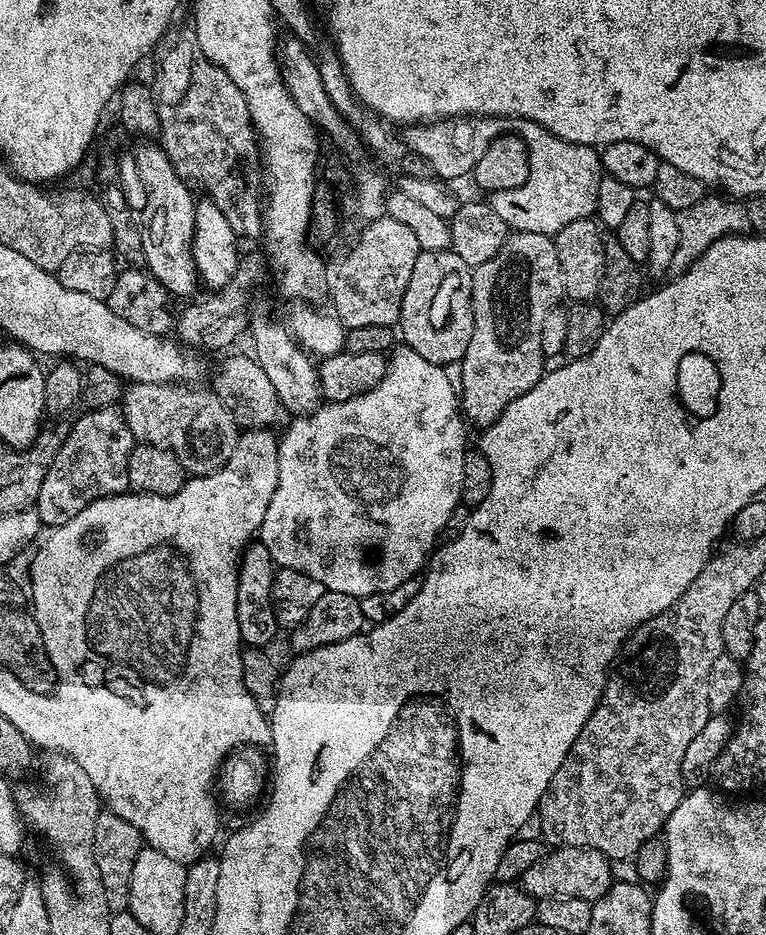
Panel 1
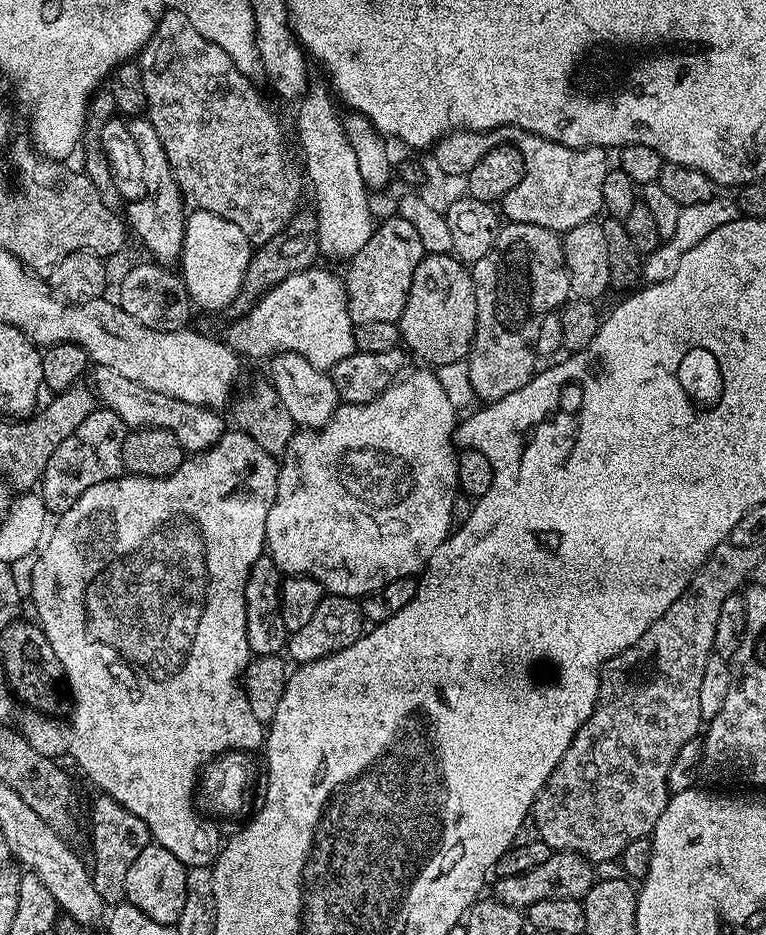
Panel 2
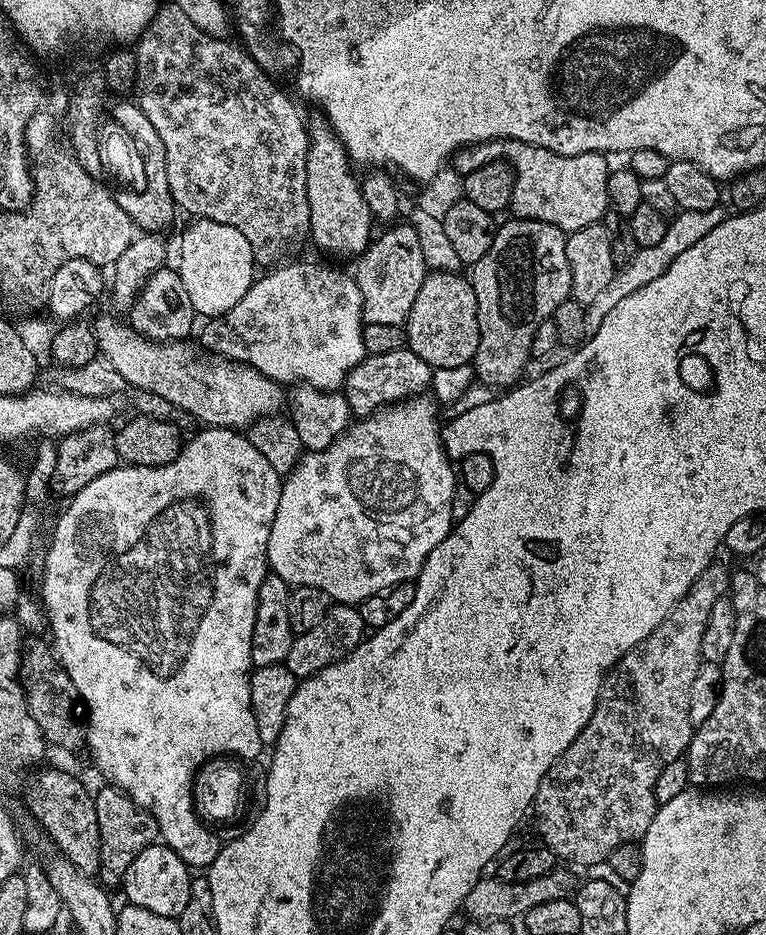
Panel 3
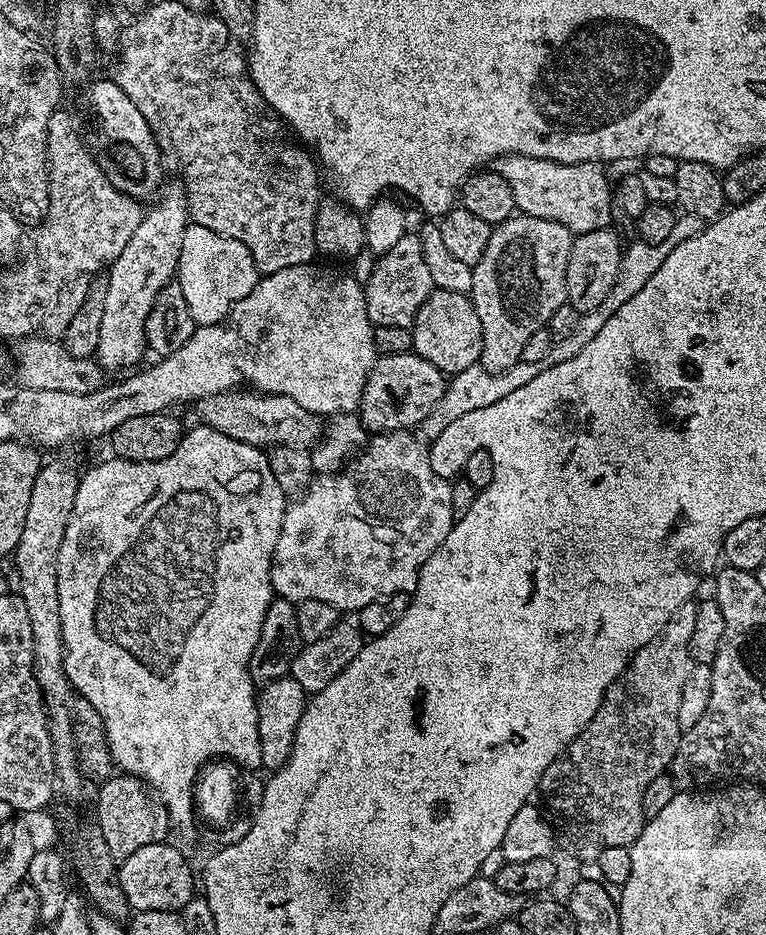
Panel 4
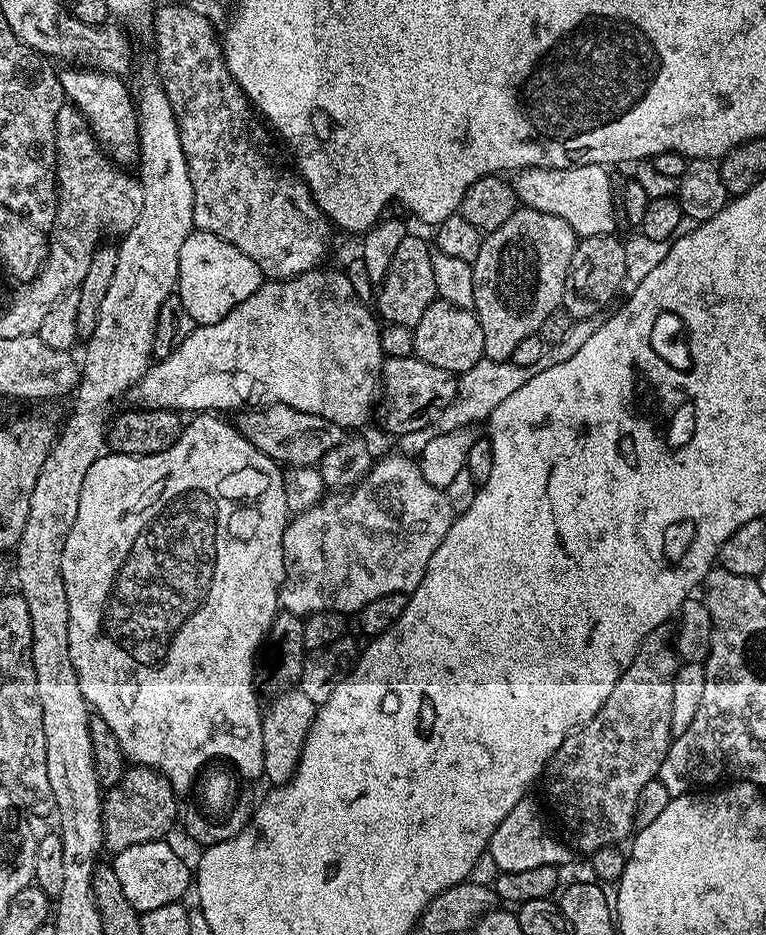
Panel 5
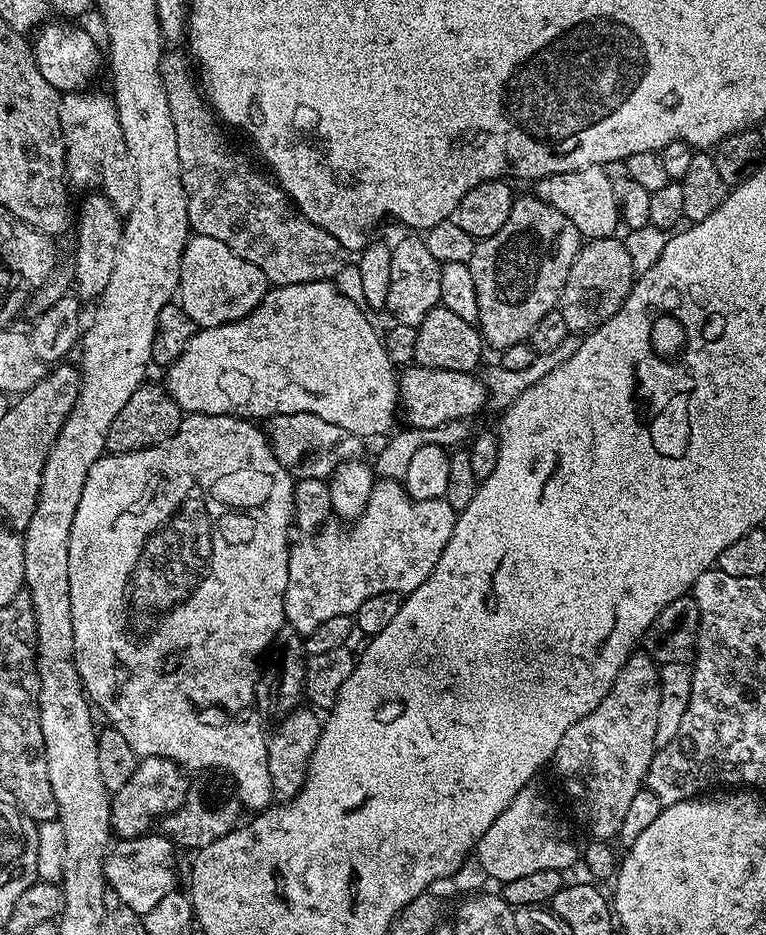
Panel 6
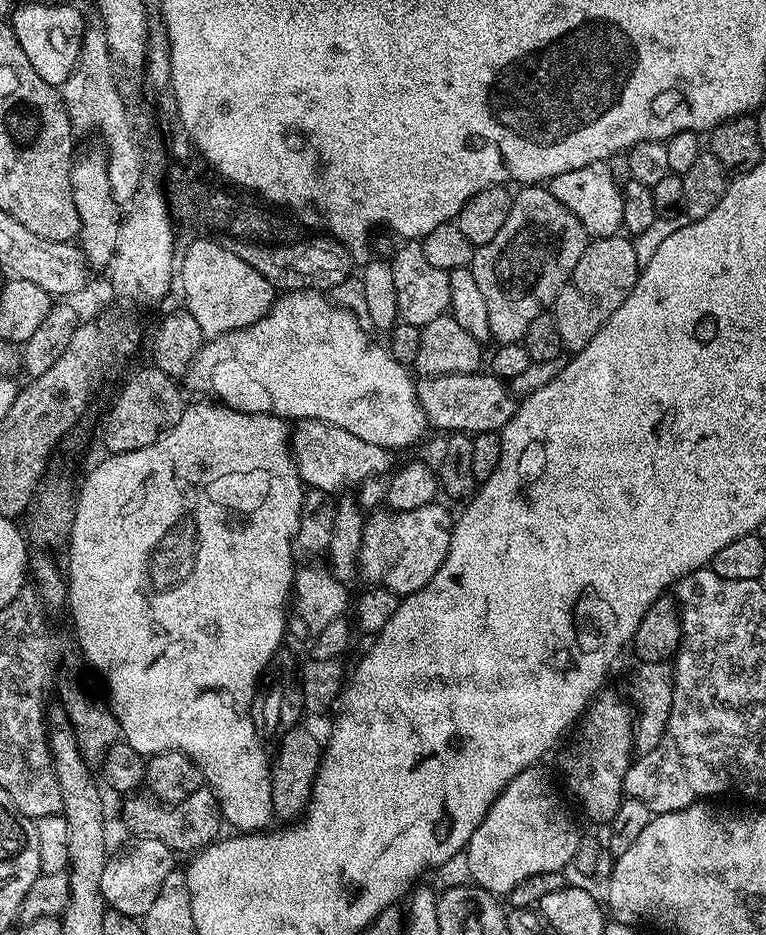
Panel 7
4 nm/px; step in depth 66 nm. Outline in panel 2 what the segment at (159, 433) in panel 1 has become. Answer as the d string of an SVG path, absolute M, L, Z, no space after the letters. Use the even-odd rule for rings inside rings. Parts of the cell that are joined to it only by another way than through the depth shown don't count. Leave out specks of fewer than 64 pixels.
M93 367L90 372L91 376L91 387L99 396L99 401L103 407L111 408L112 411L118 413L124 425L132 430L138 428L170 430L170 434L174 434L174 438L178 438L178 442L183 446L185 453L199 454L205 452L207 448L212 448L218 444L226 431L226 425L224 425L219 411L194 406L190 402L182 402L178 398L170 398L166 394L158 394L154 390L146 390L142 386L130 382L130 378L122 378L122 374L109 368Z

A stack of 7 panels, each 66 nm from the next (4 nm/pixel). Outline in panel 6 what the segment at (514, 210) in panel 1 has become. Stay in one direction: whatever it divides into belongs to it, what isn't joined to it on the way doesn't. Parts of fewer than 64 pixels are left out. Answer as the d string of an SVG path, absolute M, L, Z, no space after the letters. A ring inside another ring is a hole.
M599 164L583 168L582 170L570 170L562 174L550 174L535 181L534 195L542 202L554 206L558 214L570 218L574 226L578 226L581 237L588 240L607 240L612 232L621 223L620 202L618 199L617 185L612 185L612 180L607 176L605 169Z

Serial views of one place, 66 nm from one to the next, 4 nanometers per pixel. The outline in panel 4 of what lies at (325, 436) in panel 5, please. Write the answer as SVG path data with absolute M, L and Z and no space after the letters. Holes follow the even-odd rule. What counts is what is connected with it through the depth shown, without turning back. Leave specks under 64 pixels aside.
M233 390L220 392L199 401L200 416L207 427L218 430L238 442L253 444L261 450L271 449L278 444L291 448L311 449L321 439L322 420L310 410L298 406L294 398L286 398L269 392L255 390Z

